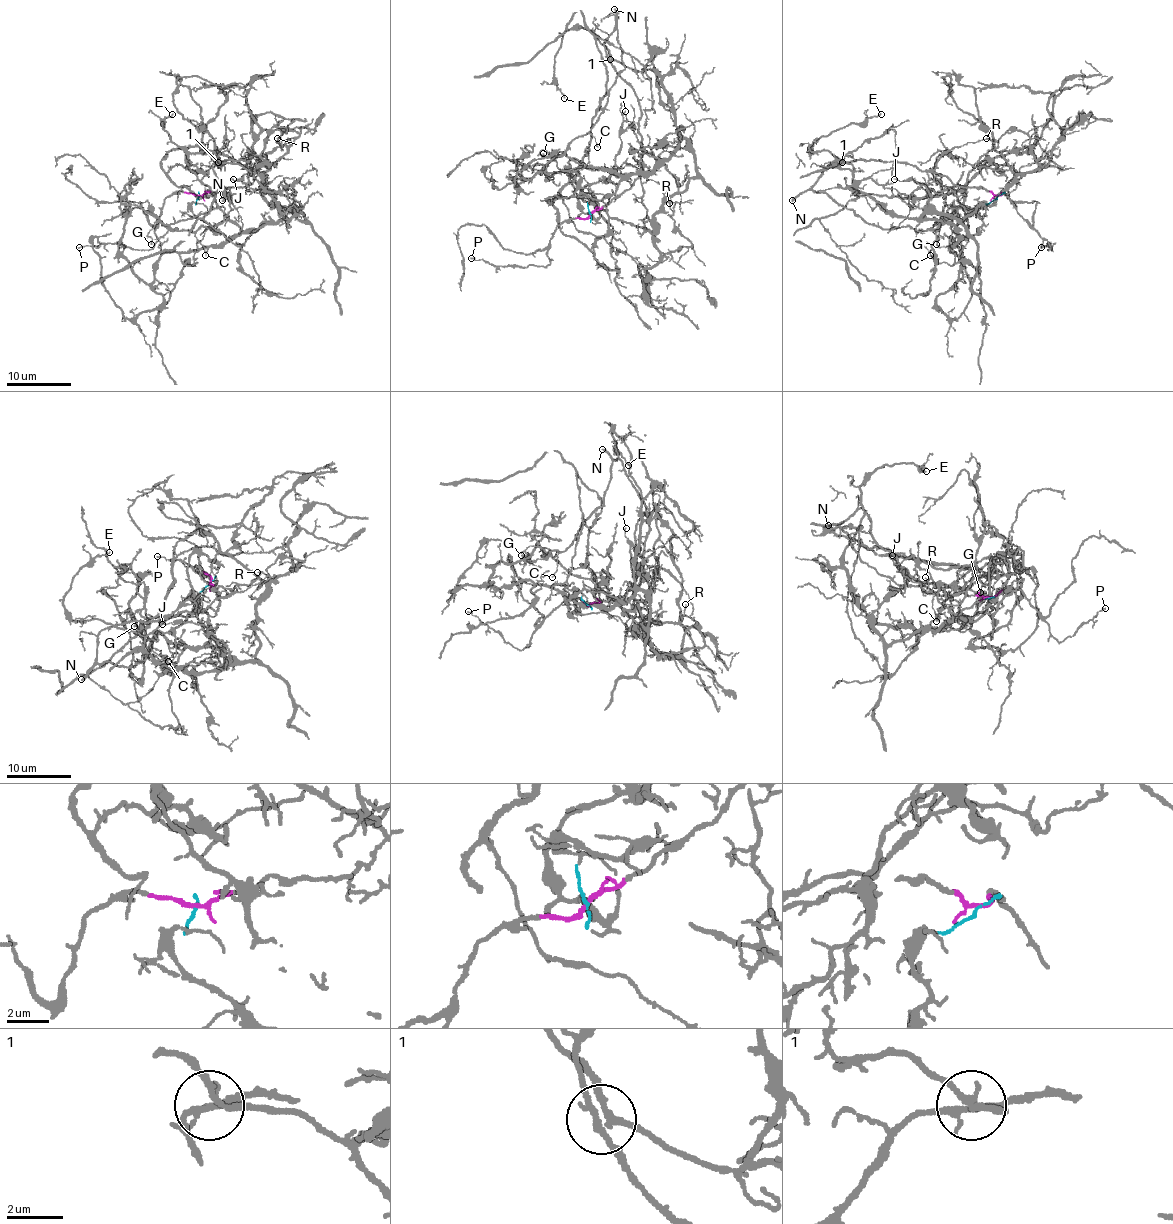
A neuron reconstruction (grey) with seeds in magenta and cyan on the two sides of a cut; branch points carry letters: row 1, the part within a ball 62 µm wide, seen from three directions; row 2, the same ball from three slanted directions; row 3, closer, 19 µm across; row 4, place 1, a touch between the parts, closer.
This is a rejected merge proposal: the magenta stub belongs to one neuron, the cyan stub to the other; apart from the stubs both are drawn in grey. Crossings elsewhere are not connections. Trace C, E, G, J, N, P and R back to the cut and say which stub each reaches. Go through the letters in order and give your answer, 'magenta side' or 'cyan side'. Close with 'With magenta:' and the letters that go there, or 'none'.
C: magenta side
E: cyan side
G: cyan side
J: cyan side
N: magenta side
P: magenta side
R: cyan side
With magenta: C, N, P

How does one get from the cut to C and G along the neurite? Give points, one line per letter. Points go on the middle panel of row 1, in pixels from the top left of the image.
C: (590, 214), (632, 185), (640, 171), (640, 103), (604, 48), (616, 28), (624, 69), (587, 134), (598, 146)
G: (590, 214), (585, 195), (598, 200), (611, 195), (632, 174), (583, 168), (561, 151), (540, 151), (543, 153)

